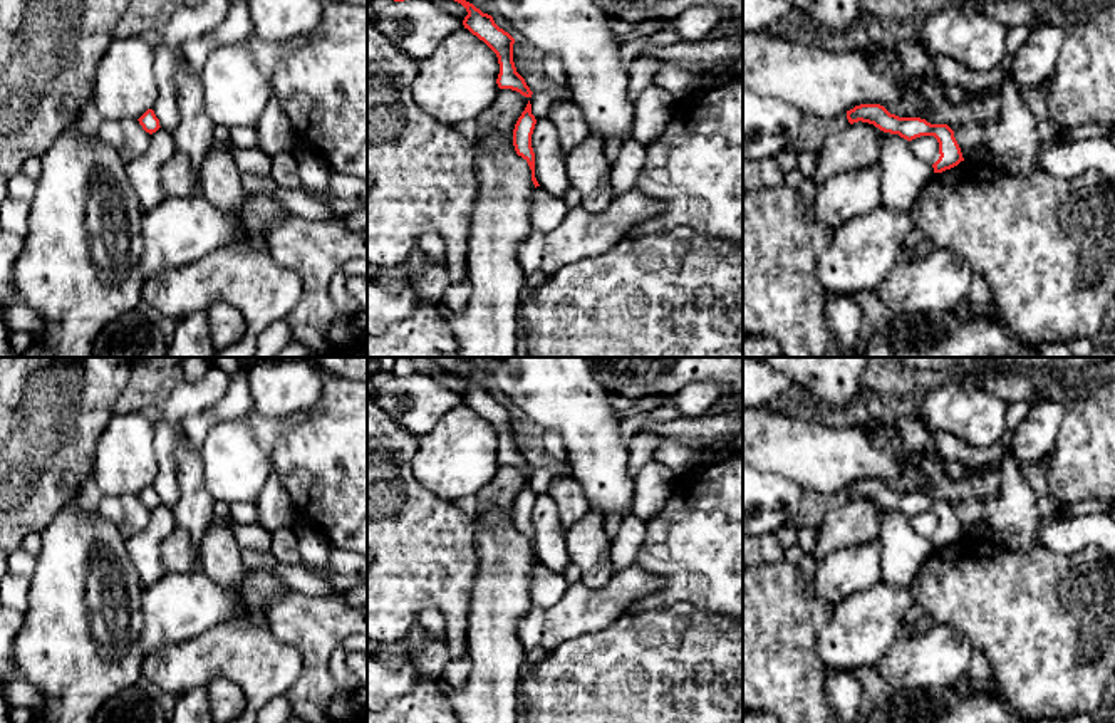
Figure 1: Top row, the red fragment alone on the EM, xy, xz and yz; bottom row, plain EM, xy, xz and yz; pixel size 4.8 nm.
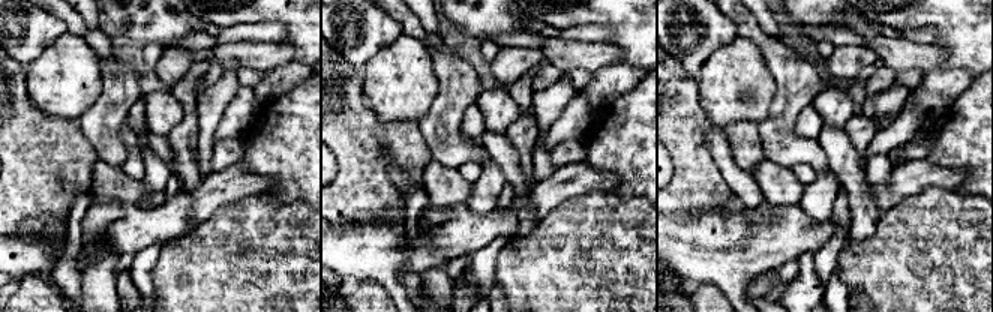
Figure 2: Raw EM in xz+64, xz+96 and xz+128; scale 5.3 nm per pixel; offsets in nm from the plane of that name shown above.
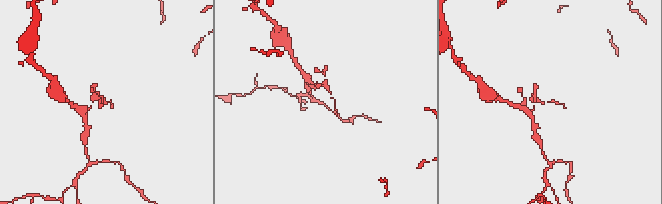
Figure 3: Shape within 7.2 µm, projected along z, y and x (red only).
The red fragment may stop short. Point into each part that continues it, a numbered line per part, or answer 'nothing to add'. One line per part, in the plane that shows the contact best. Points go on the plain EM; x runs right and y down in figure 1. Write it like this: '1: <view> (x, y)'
nothing to add

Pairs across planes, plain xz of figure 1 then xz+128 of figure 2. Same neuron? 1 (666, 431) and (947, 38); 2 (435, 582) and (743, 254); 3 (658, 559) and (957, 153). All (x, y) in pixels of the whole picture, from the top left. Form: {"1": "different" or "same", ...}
{"1": "different", "2": "different", "3": "same"}

